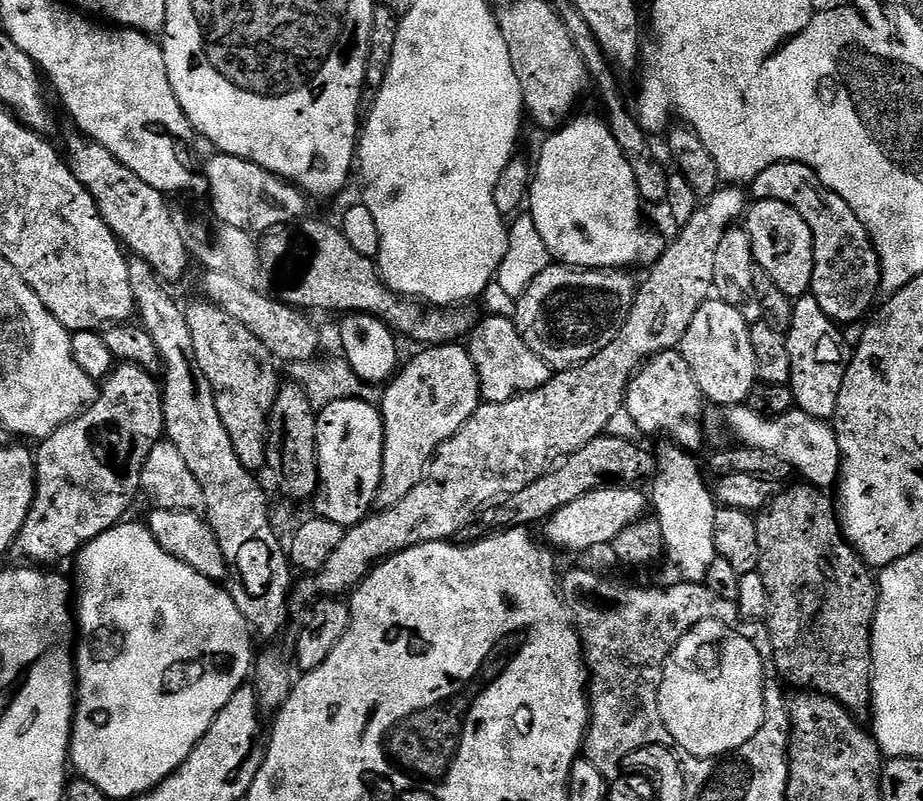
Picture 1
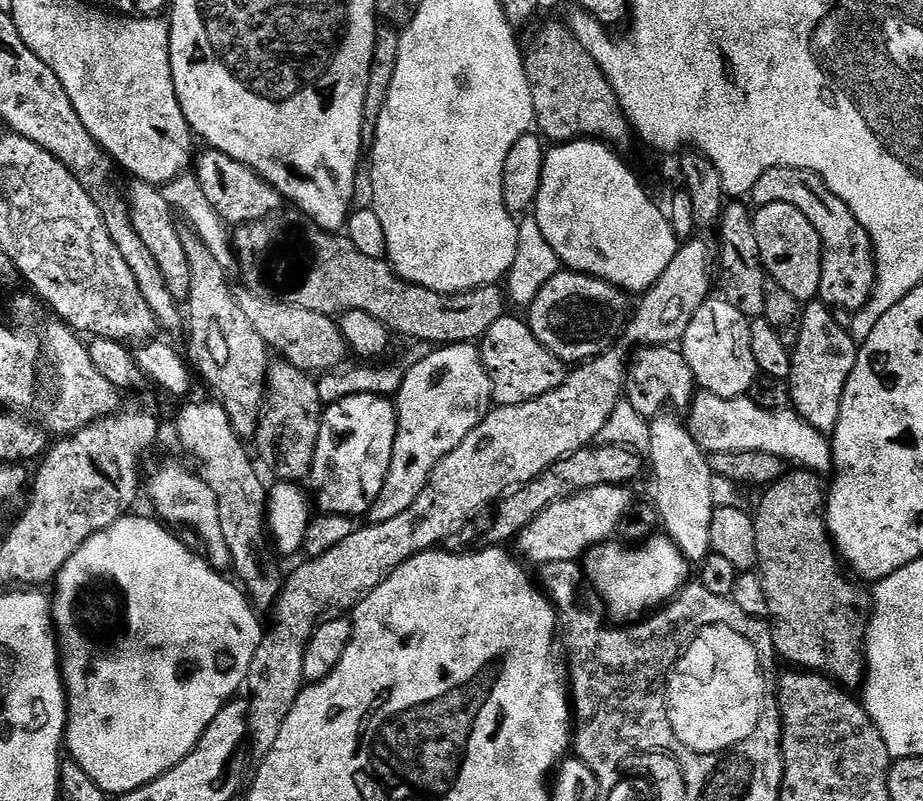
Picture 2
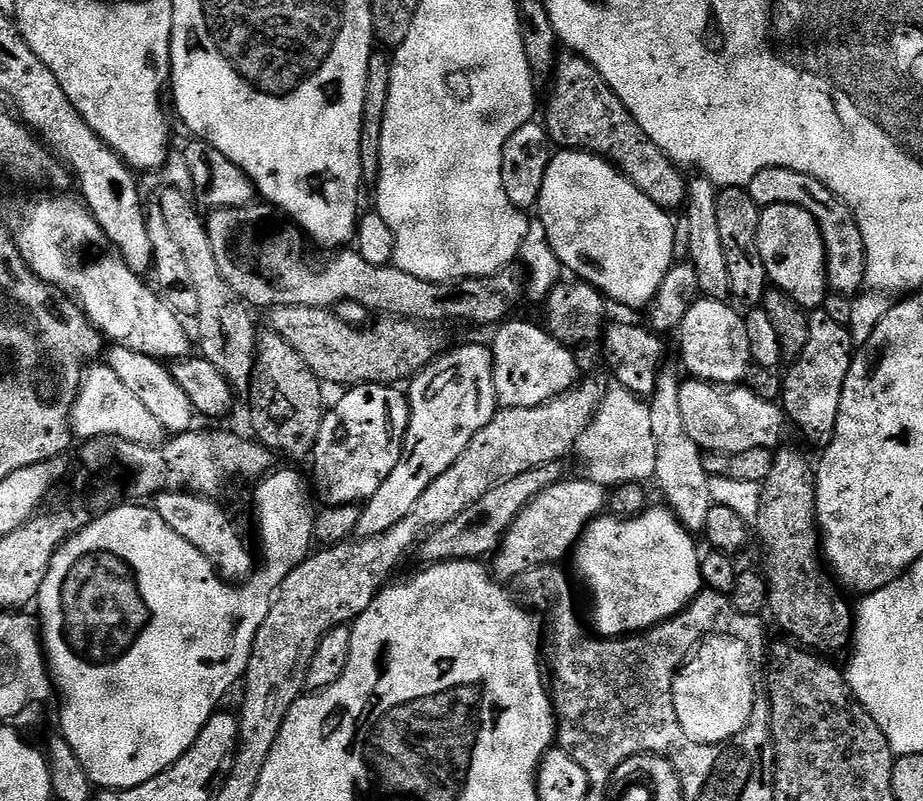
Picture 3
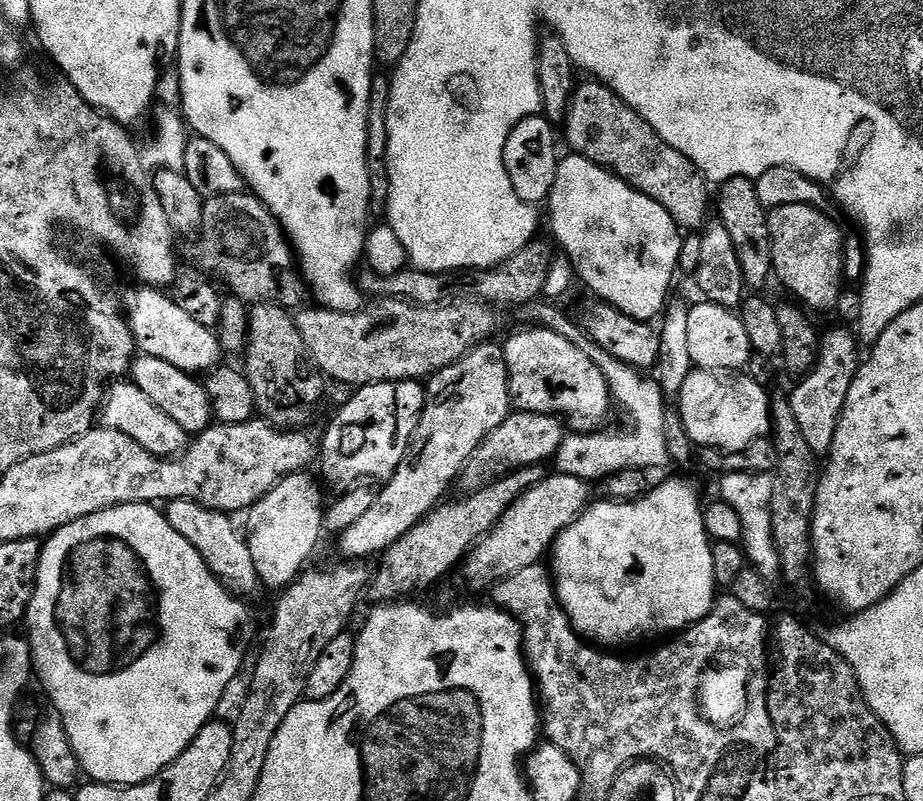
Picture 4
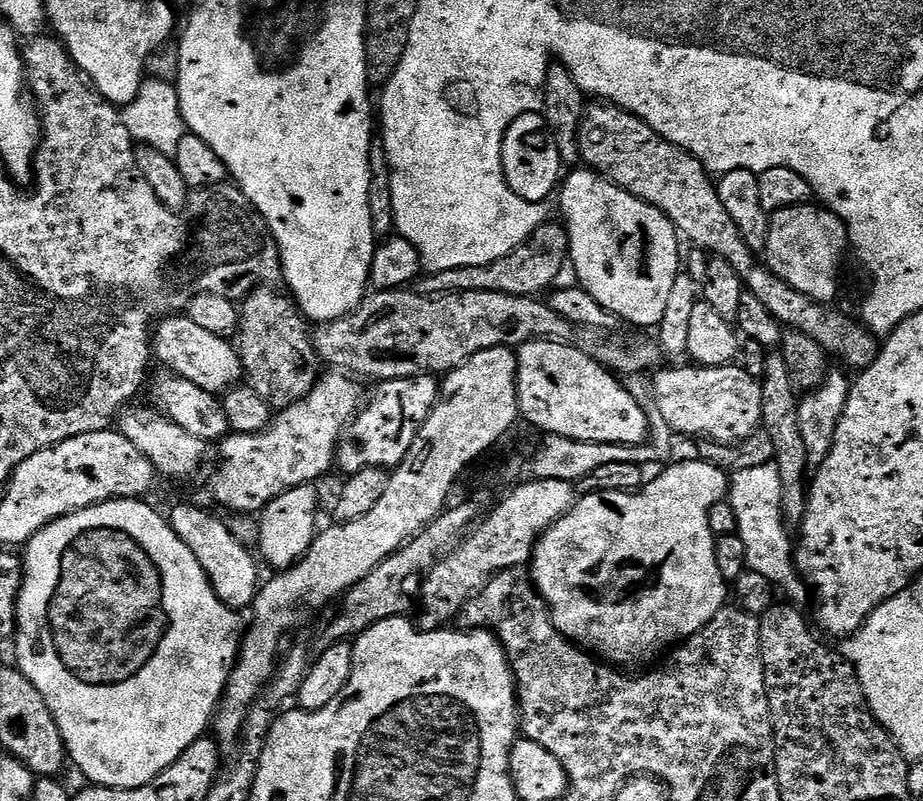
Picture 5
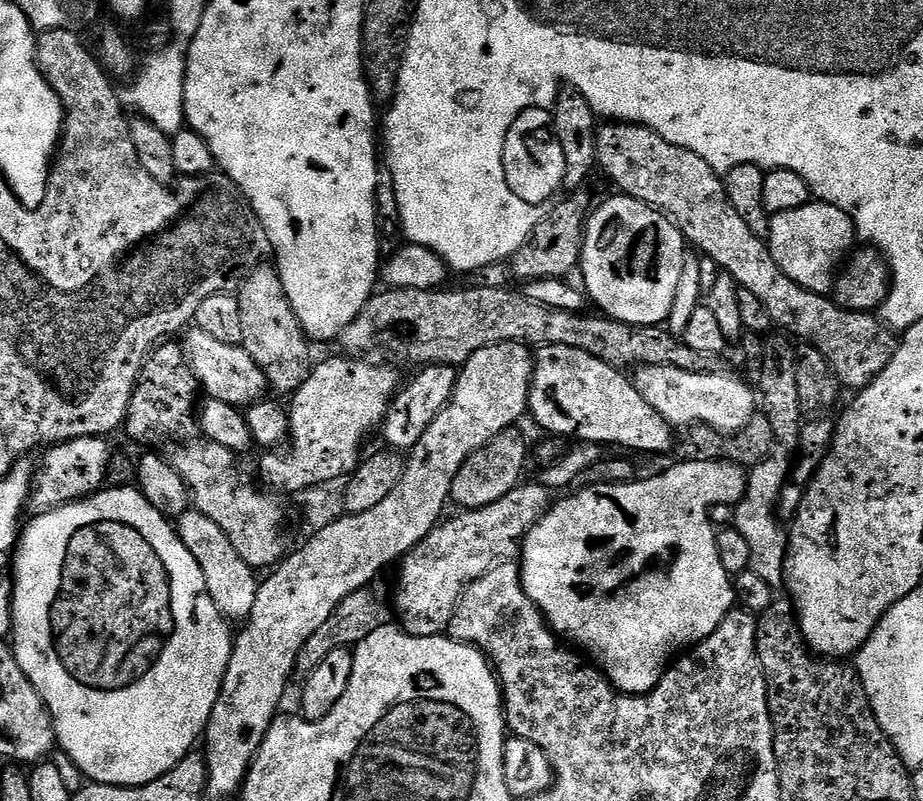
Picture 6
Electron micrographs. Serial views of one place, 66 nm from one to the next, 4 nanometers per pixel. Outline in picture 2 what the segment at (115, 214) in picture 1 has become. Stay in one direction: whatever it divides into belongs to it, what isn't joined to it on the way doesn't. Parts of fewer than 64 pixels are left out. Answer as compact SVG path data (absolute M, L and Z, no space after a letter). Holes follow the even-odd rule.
M133 179L131 183L128 192L126 188L130 222L134 226L134 230L138 230L138 238L142 238L143 245L154 256L154 262L158 262L158 270L162 270L162 278L166 278L166 286L170 290L170 294L174 294L174 298L178 302L187 301L190 266L186 262L186 250L182 246L181 229L176 229L177 217L170 205L162 198L157 185L137 179Z

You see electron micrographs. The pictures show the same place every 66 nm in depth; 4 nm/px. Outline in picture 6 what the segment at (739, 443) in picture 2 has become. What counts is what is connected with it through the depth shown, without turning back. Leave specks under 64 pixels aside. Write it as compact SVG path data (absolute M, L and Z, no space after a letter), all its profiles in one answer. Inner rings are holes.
M641 366L635 369L638 394L662 414L666 423L679 426L703 426L719 432L737 432L751 422L758 412L758 396L744 380L719 372L691 372L674 366Z

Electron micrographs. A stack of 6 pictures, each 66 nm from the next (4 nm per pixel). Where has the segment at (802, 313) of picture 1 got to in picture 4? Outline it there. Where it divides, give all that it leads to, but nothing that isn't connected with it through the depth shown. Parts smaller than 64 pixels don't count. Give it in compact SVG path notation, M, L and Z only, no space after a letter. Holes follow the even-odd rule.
M832 328L820 337L820 354L816 363L806 373L799 377L797 386L790 392L794 419L806 438L810 450L816 452L817 457L827 457L832 451L834 438L840 431L840 419L844 417L846 394L850 394L850 386L854 382L856 372L862 363L861 357L856 357L858 340L844 328Z

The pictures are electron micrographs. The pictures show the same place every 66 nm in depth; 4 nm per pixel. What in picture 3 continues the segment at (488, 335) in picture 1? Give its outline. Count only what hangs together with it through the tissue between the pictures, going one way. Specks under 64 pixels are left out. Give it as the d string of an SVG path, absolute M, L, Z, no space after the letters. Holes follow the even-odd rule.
M516 319L501 323L495 329L496 337L490 341L497 405L500 408L533 408L557 400L581 379L576 356L572 353L575 351L552 337L547 327L540 325L539 328L528 320Z

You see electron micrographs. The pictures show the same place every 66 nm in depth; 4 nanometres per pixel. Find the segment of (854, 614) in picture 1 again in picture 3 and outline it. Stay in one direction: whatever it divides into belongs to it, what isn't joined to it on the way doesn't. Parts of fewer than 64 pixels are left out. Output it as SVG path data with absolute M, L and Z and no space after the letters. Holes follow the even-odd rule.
M781 446L774 452L774 470L770 470L770 478L766 478L761 490L761 512L757 516L754 530L760 534L760 548L764 551L764 568L762 567L762 575L768 582L768 606L767 611L772 612L772 616L776 619L776 624L785 632L789 641L795 642L799 647L808 649L809 652L817 654L832 654L828 652L840 652L844 647L849 647L850 641L854 636L854 608L848 600L839 592L837 581L830 575L829 569L826 567L825 561L822 559L822 537L820 529L816 523L816 468L799 452L796 448L787 448Z

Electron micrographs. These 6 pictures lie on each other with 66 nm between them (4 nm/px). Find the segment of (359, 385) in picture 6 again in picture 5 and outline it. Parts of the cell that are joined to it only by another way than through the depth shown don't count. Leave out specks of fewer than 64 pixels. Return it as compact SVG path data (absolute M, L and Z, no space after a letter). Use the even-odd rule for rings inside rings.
M339 370L329 371L321 375L305 400L277 411L268 428L258 433L233 431L219 441L220 465L212 476L213 502L229 508L232 514L260 514L273 498L286 494L288 488L297 488L303 484L315 485L316 481L329 475L338 460L338 445L362 407L360 388L355 383L359 384L351 375Z

